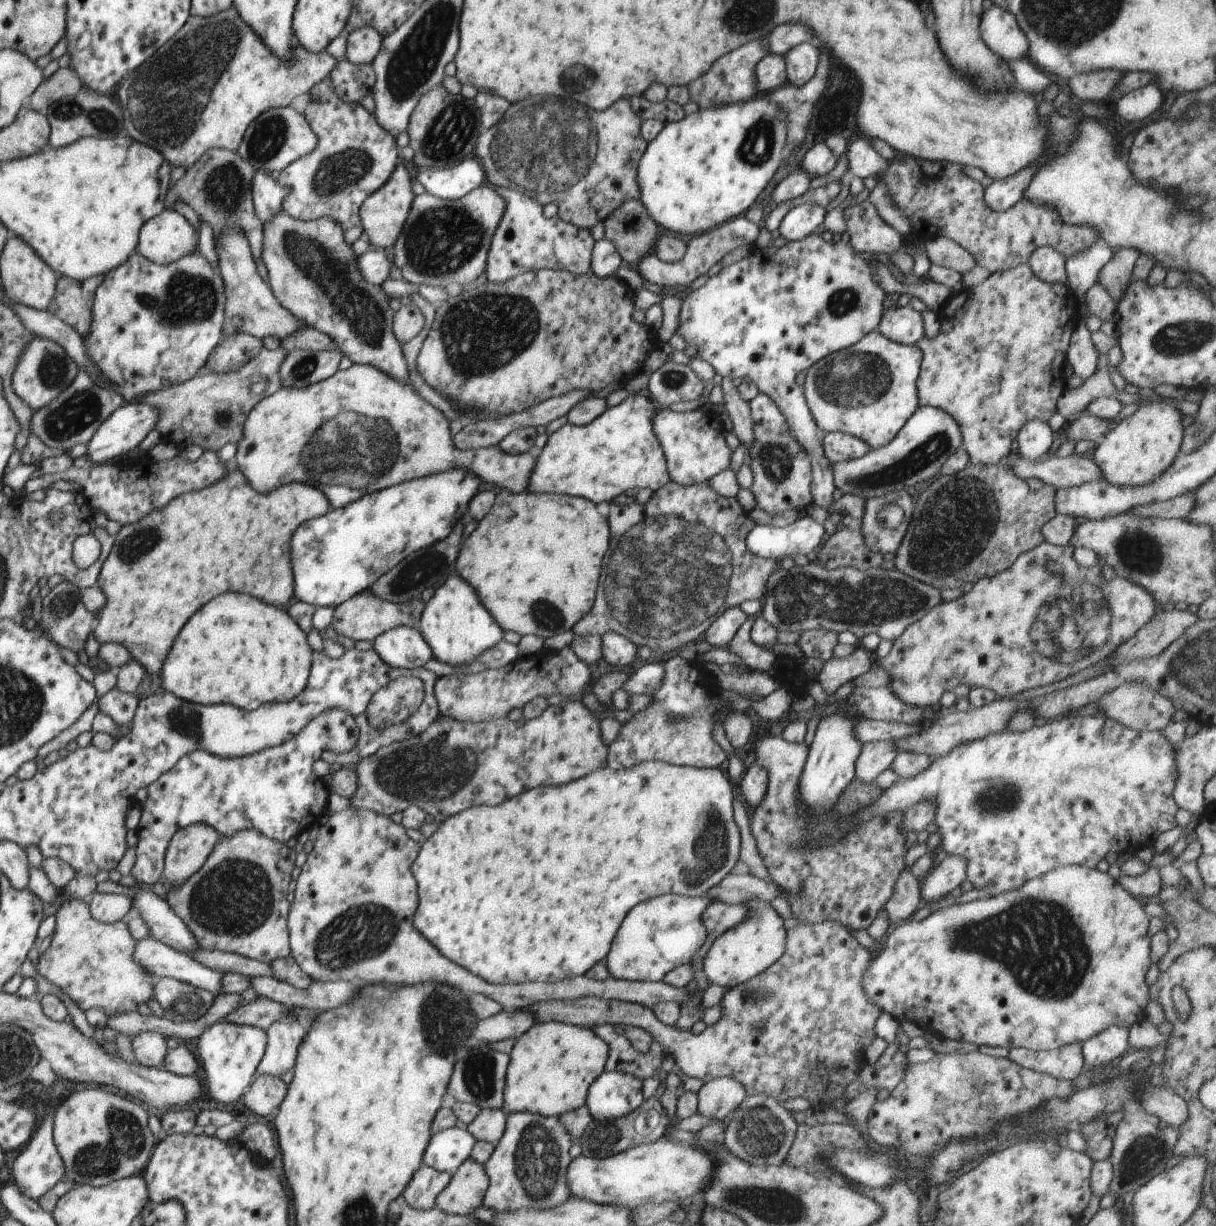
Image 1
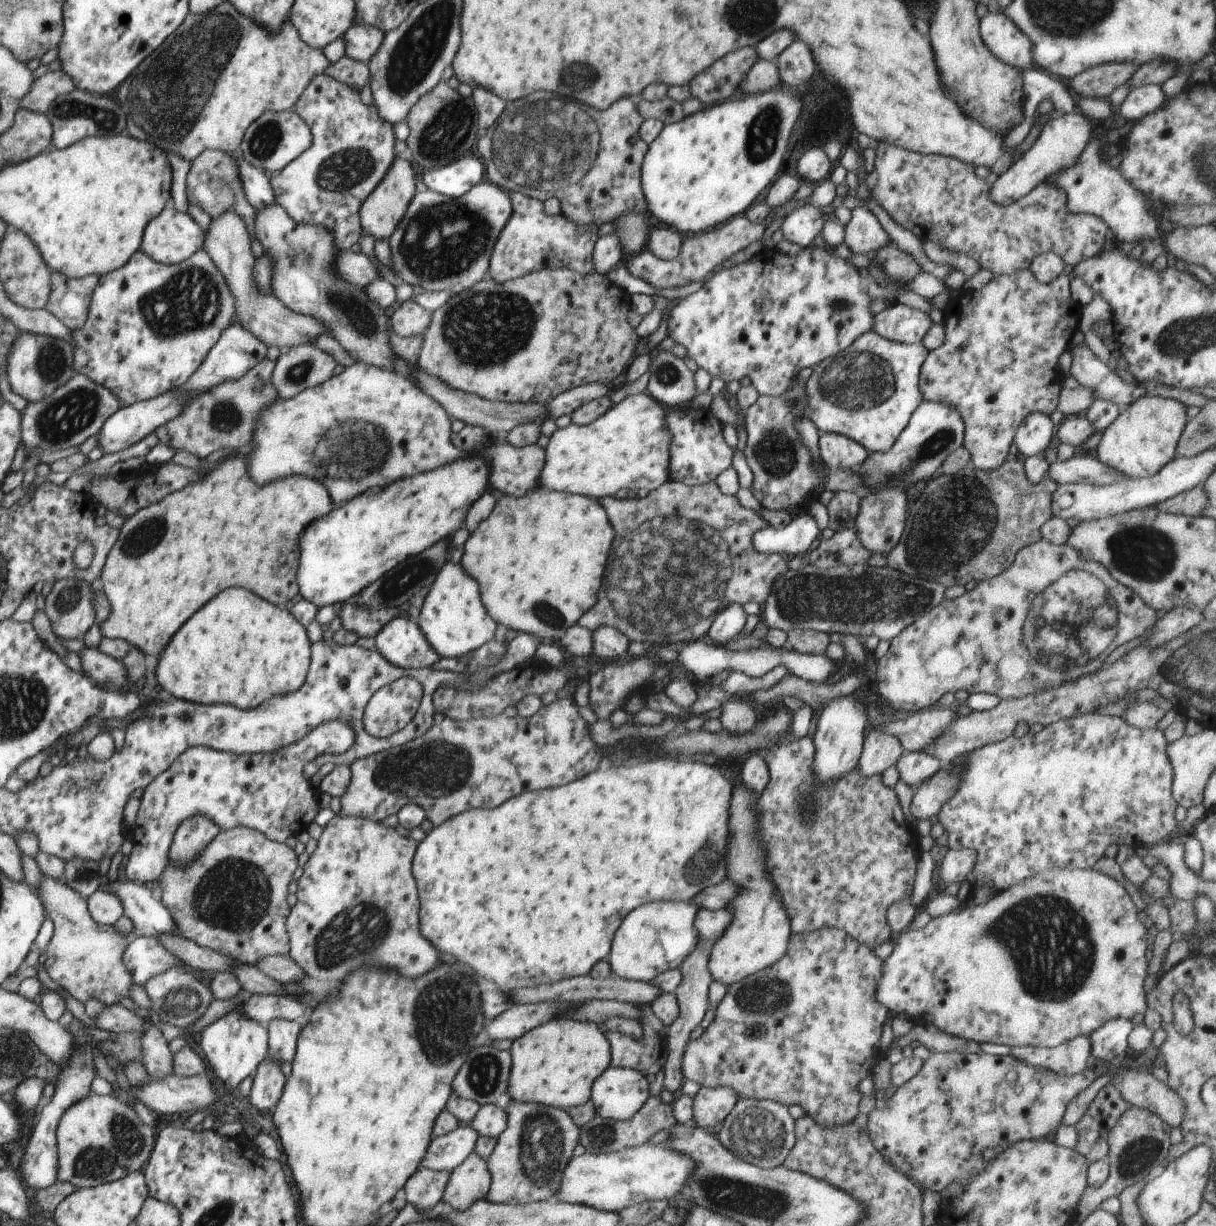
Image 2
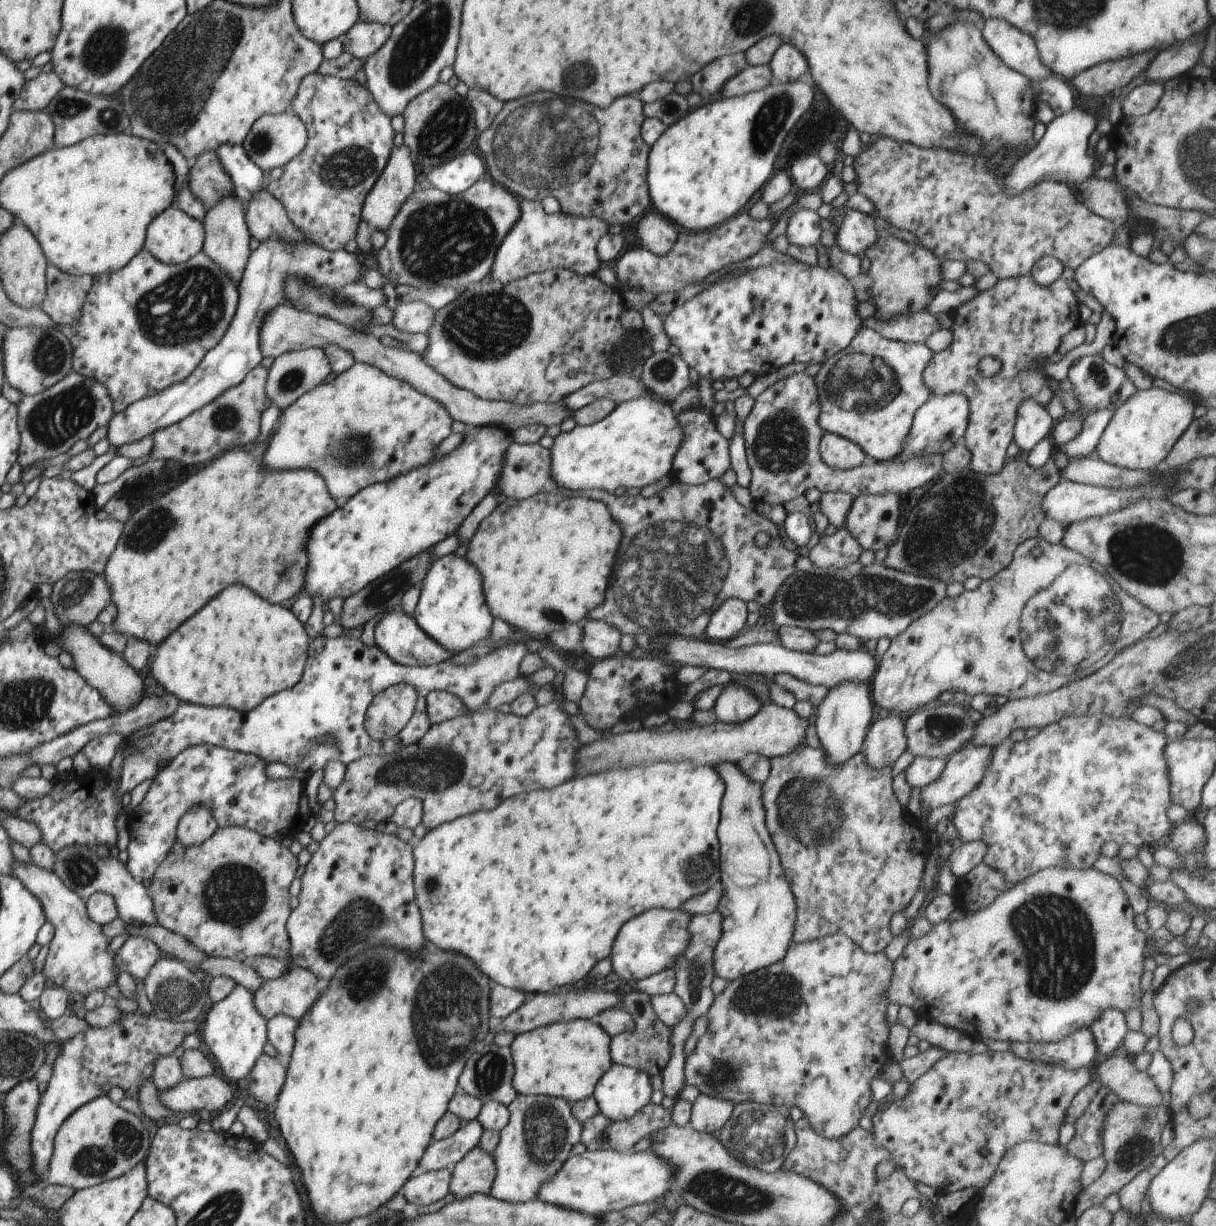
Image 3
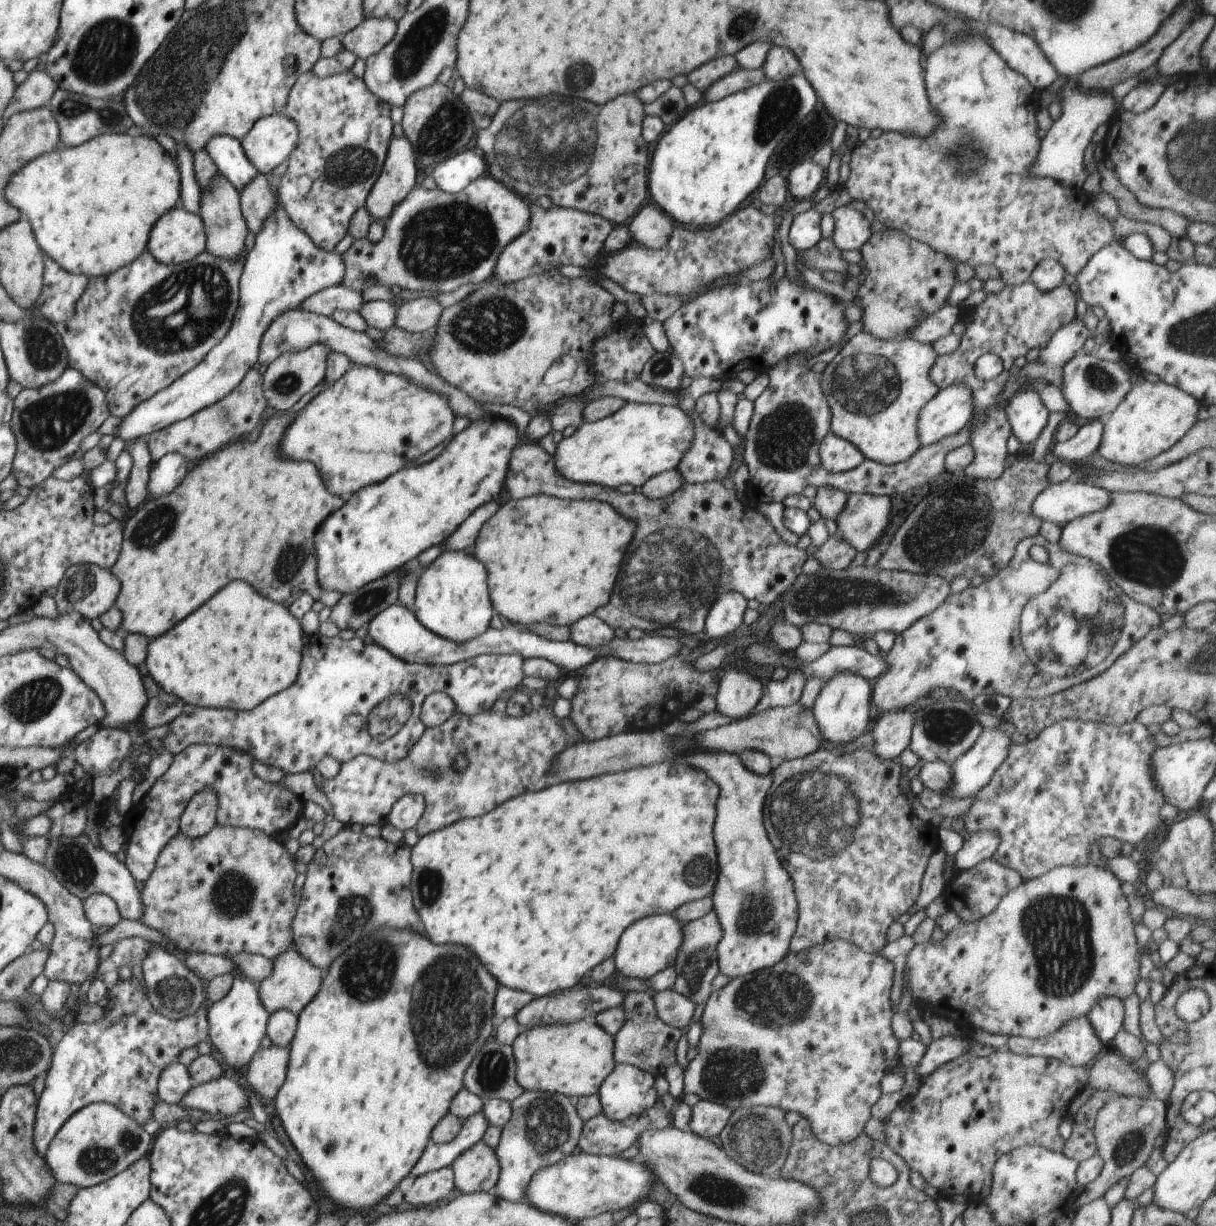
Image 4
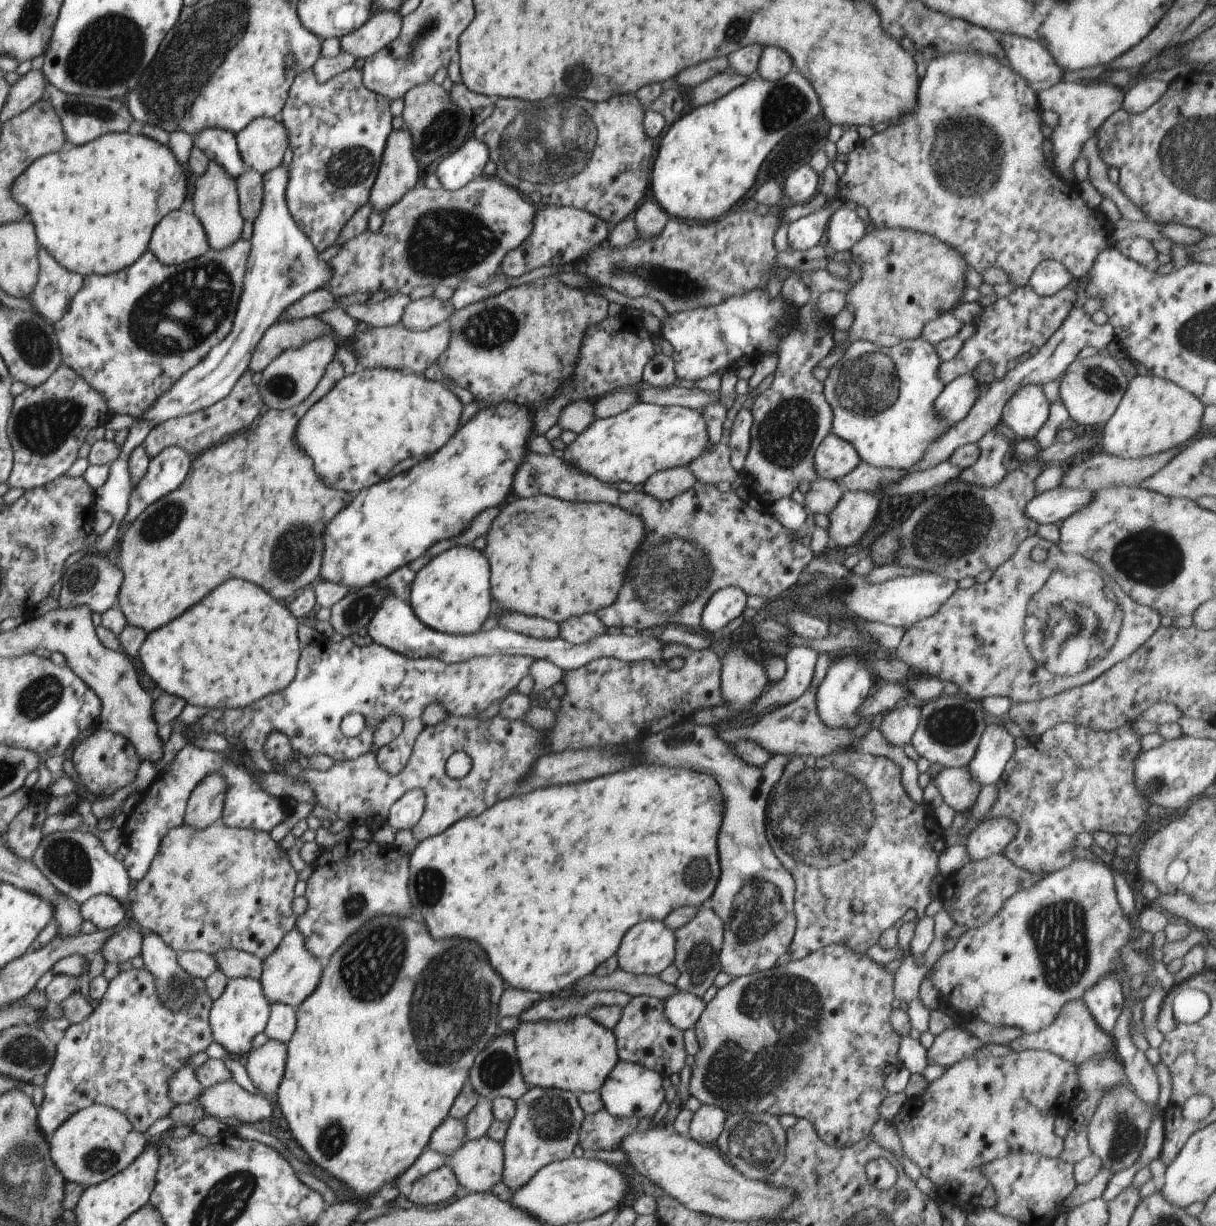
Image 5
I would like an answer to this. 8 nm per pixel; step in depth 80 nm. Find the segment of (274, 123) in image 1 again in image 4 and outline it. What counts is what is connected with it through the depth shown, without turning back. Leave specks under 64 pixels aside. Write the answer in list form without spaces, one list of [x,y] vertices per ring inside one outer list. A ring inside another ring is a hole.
[[[284,113],[259,118],[240,142],[251,163],[263,175],[288,159],[296,148],[299,130]]]

